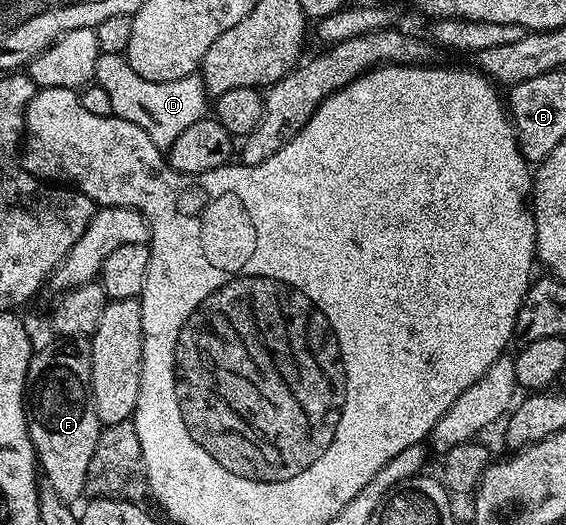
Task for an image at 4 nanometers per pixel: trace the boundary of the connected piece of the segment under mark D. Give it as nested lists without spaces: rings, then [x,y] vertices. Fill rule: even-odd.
[[[101,53],[95,63],[95,83],[111,95],[111,107],[114,117],[127,119],[127,123],[135,123],[135,127],[143,127],[147,135],[151,135],[151,143],[168,151],[171,143],[179,139],[182,131],[187,131],[191,123],[206,116],[205,84],[200,76],[194,75],[175,79],[174,81],[152,81],[143,79],[143,75],[135,75],[129,62],[120,53]]]

